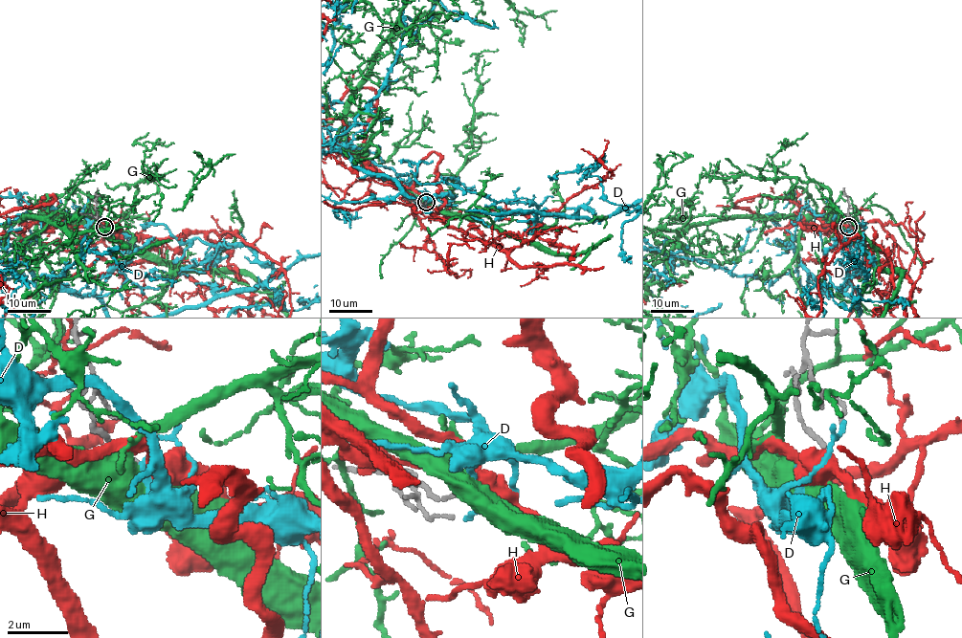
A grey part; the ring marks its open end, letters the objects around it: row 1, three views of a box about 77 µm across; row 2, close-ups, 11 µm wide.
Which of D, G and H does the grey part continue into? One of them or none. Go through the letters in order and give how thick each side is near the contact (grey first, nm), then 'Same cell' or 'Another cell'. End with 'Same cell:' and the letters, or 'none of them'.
D: Thickness 160 nm (grey) against 240 nm. Another cell
G: Thickness 150 nm (grey) against 800 nm. Another cell
H: Thickness 150 nm (grey) against 480 nm. Another cell
Same cell: none of them

